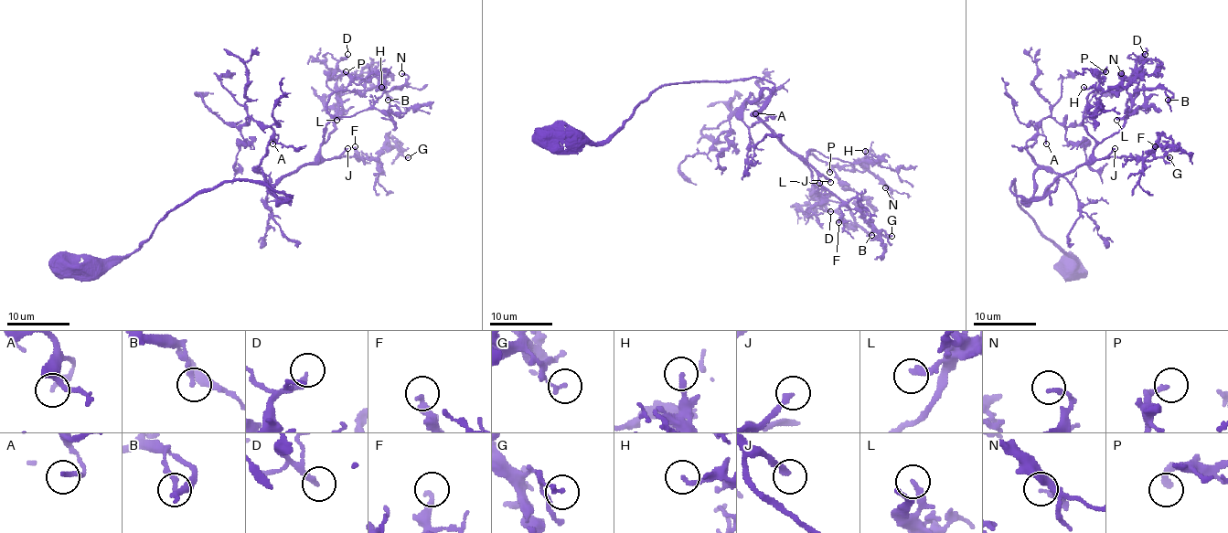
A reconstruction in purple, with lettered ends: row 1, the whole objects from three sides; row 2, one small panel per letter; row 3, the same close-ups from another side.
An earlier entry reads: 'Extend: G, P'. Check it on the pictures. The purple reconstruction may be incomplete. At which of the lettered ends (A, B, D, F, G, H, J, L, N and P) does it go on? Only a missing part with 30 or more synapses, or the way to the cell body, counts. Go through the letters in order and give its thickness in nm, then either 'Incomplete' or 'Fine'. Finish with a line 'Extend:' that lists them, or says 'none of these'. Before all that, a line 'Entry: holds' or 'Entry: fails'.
Entry: fails
A: Thickness 200 nm. Fine
B: Thickness 190 nm. Fine
D: Thickness 220 nm. Fine
F: Thickness 280 nm. Fine
G: Thickness 170 nm. Fine
H: Thickness 200 nm. Fine
J: Thickness 200 nm. Incomplete
L: Thickness 260 nm. Fine
N: Thickness 180 nm. Fine
P: Thickness 240 nm. Incomplete
Extend: J, P

